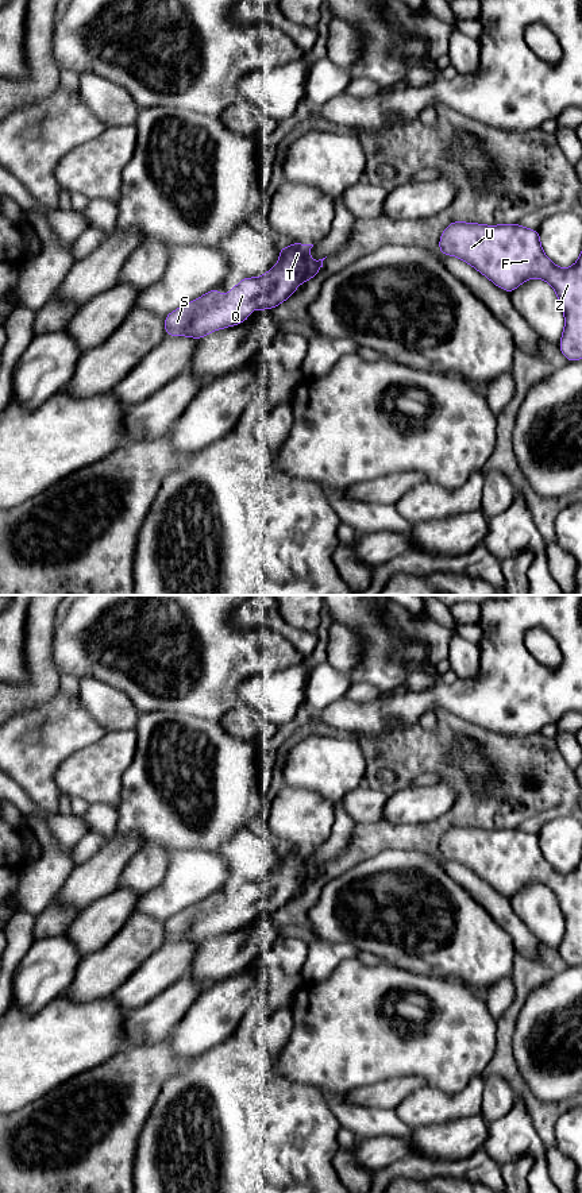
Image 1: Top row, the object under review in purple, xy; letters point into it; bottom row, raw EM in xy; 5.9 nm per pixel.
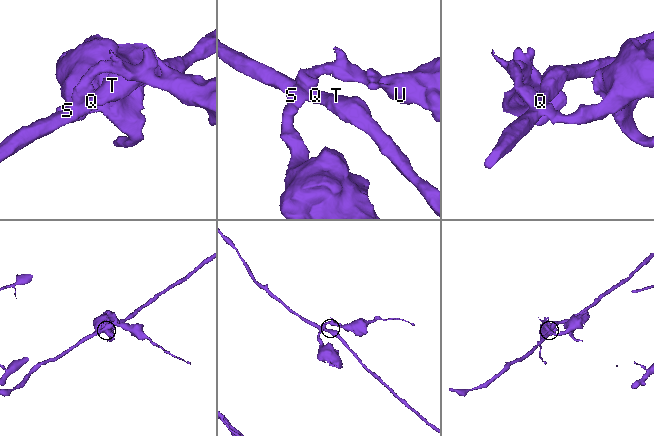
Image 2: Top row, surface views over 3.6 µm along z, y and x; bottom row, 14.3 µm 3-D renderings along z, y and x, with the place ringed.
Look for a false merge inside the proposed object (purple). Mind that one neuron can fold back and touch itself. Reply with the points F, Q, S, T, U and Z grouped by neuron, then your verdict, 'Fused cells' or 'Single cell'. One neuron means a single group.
Groups: F Q S T U Z. Single cell

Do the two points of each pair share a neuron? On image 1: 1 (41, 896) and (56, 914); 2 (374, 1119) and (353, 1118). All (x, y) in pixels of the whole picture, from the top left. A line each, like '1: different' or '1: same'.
1: different
2: same

